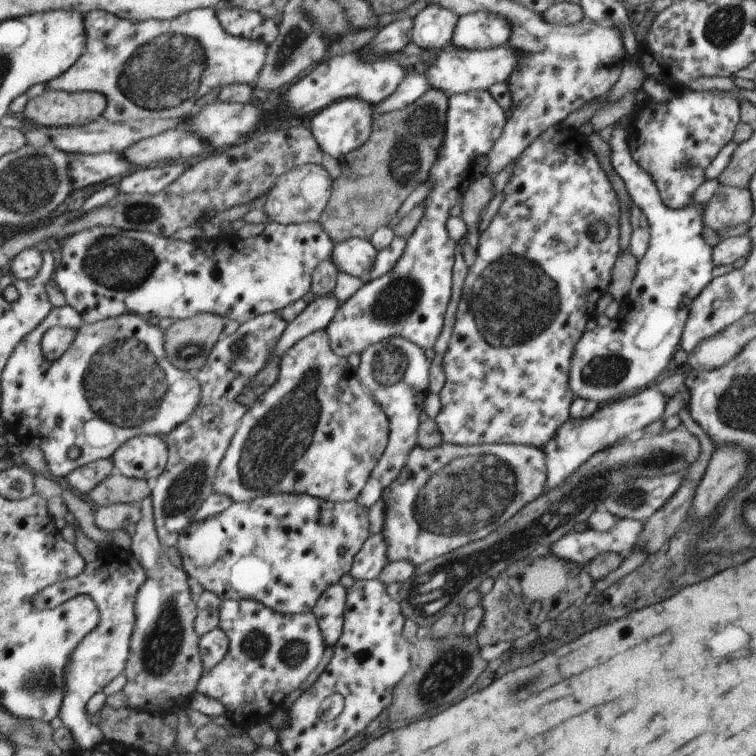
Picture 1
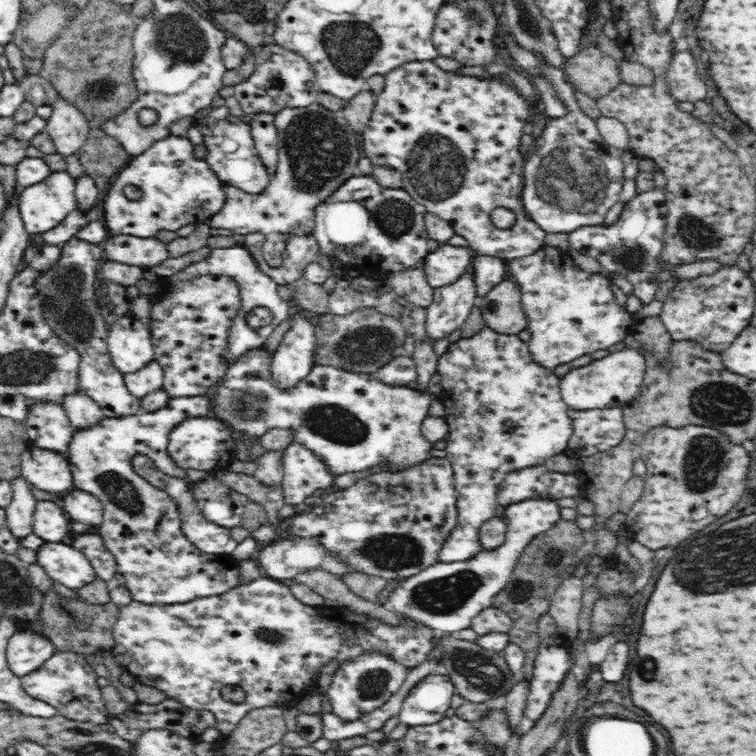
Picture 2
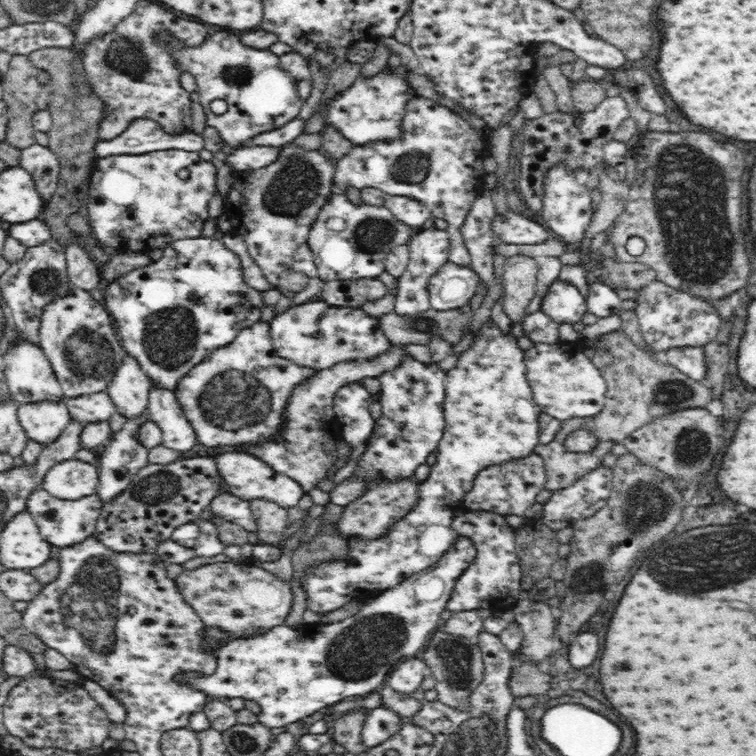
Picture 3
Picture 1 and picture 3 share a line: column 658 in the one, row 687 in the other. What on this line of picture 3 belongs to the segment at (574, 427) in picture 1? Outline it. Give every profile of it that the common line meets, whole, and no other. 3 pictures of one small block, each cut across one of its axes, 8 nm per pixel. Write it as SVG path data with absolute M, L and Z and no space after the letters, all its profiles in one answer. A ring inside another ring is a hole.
M417 657L397 664L392 674L385 680L388 687L406 695L414 692L425 677L431 676L430 667Z

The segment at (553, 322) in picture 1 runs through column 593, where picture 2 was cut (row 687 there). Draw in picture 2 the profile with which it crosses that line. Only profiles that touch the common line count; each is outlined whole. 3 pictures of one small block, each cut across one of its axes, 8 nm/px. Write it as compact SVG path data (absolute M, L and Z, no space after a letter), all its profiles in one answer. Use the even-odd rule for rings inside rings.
M265 575L252 580L250 584L232 588L229 592L184 604L144 604L130 602L119 610L118 620L113 626L115 644L110 652L112 660L132 676L137 701L157 704L163 700L177 700L192 710L208 710L216 719L216 728L225 737L235 729L256 708L278 706L292 707L316 688L320 668L330 660L338 664L351 663L364 652L381 652L403 668L414 668L422 664L434 650L436 631L424 623L415 622L404 616L402 624L382 623L376 616L364 615L343 608L344 616L335 608L312 607L298 601L290 591L289 583L271 579ZM224 686L240 686L246 697L242 703L222 698Z

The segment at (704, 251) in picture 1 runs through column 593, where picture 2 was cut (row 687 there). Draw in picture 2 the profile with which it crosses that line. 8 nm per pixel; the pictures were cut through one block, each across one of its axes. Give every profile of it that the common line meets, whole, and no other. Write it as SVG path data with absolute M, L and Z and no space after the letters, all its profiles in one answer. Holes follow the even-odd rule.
M364 652L364 655L358 656L351 663L345 663L332 677L327 690L331 713L344 720L345 723L363 718L376 708L382 707L393 694L400 690L406 680L408 670L410 668L399 666L395 660L388 659L388 656L381 652Z

